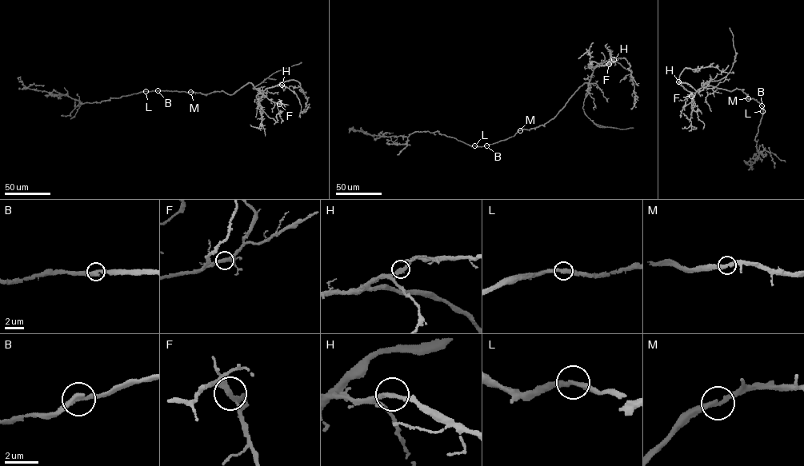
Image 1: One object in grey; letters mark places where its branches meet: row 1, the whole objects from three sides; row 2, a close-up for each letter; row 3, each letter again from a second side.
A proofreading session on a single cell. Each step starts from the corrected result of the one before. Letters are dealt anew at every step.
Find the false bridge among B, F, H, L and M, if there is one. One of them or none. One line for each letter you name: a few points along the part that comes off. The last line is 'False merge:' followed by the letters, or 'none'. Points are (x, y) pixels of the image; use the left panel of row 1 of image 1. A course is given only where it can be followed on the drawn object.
False merge: none

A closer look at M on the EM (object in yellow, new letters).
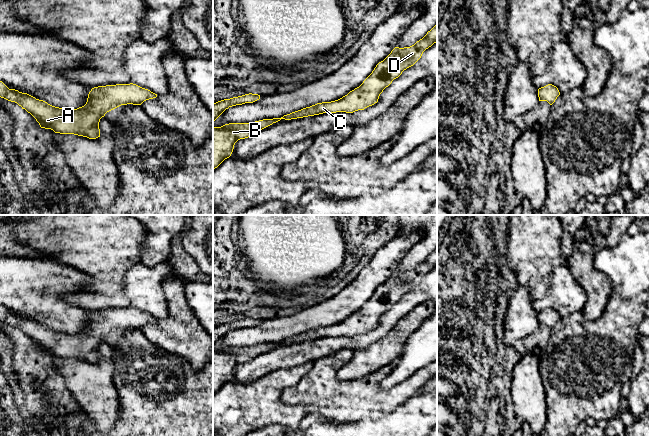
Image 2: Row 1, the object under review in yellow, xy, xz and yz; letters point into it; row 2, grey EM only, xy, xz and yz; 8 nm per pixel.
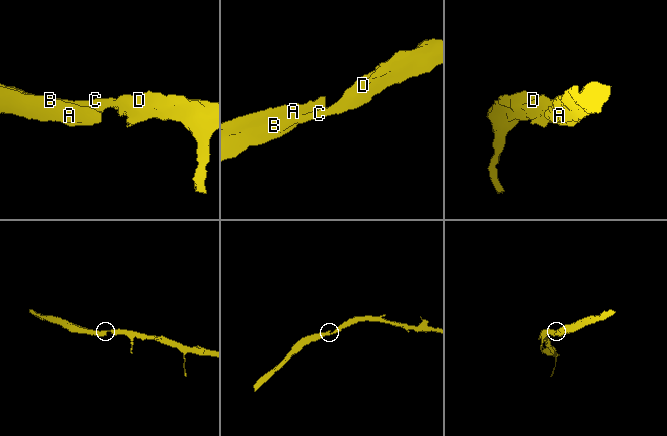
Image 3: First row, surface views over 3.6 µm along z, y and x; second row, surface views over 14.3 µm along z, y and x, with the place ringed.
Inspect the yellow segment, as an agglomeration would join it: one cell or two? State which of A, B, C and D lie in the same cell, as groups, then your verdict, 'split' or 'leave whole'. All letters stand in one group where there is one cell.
A B C D; leave whole

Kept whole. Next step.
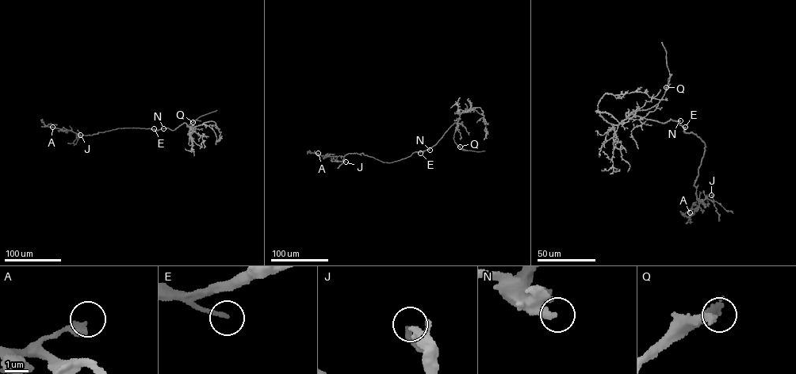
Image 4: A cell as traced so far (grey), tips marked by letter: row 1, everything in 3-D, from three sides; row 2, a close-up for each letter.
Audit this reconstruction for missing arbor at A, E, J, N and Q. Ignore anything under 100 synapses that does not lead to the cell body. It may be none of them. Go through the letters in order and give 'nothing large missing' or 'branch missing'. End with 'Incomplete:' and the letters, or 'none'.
A: nothing large missing
E: nothing large missing
J: nothing large missing
N: branch missing
Q: nothing large missing
Incomplete: N

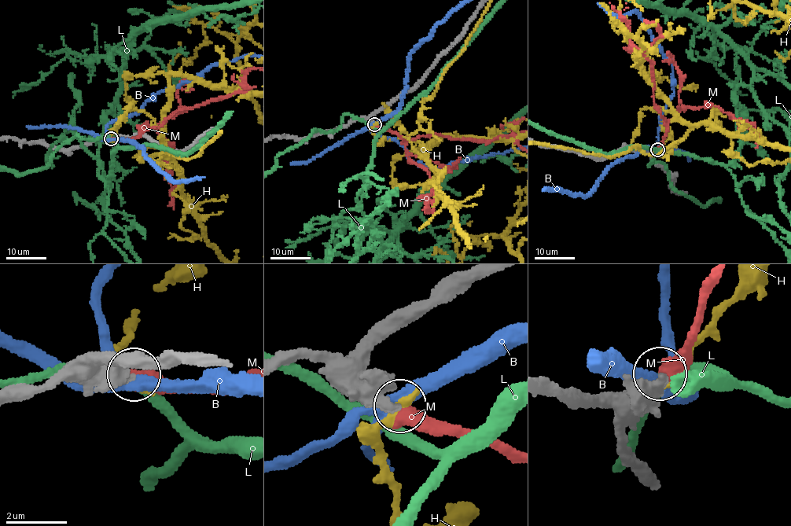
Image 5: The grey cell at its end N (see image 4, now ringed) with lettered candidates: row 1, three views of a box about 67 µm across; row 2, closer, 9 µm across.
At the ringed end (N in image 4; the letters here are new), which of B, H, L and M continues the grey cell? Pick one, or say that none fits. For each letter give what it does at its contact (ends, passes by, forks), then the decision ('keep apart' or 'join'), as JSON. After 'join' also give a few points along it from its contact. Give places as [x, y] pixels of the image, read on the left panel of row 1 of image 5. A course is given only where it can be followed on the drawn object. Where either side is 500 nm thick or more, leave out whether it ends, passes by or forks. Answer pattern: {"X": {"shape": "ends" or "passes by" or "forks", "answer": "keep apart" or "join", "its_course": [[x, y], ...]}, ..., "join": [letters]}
{"B": {"shape": "forks", "answer": "keep apart"}, "H": {"shape": "ends", "answer": "keep apart"}, "L": {"shape": "passes by", "answer": "keep apart"}, "M": {"answer": "join"}, "join": ["M"]}

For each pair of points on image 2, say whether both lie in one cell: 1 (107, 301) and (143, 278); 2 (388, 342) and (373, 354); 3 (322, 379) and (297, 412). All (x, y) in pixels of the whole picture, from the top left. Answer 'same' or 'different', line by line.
1: same
2: same
3: different

